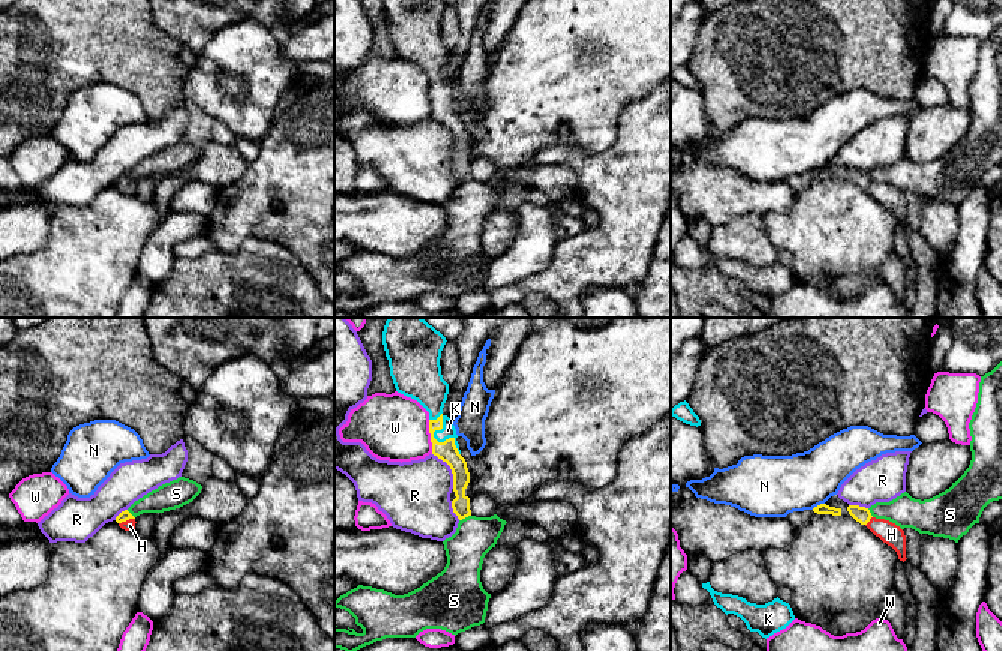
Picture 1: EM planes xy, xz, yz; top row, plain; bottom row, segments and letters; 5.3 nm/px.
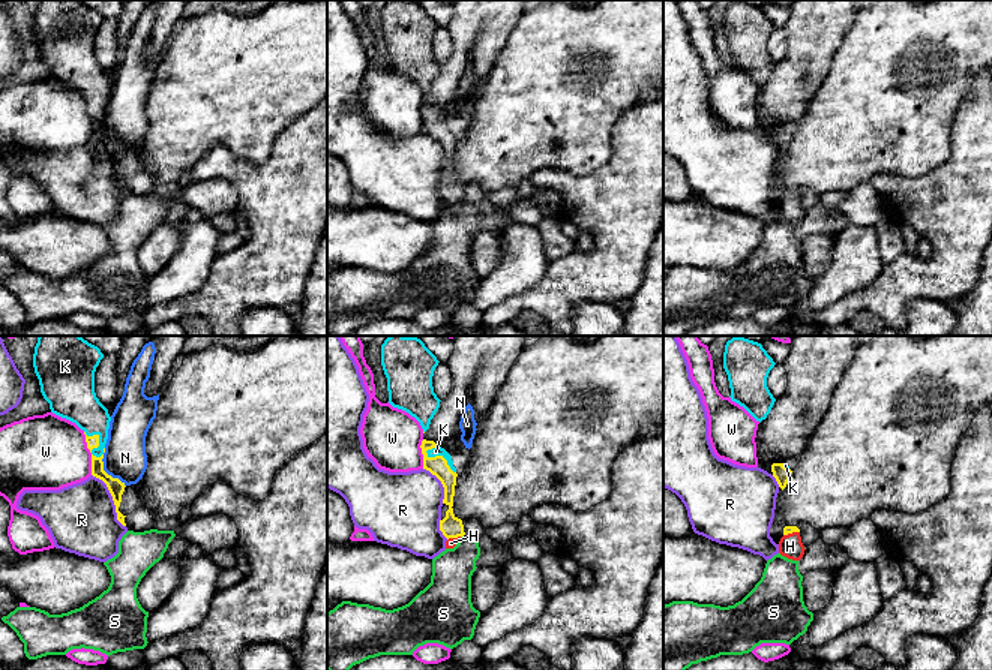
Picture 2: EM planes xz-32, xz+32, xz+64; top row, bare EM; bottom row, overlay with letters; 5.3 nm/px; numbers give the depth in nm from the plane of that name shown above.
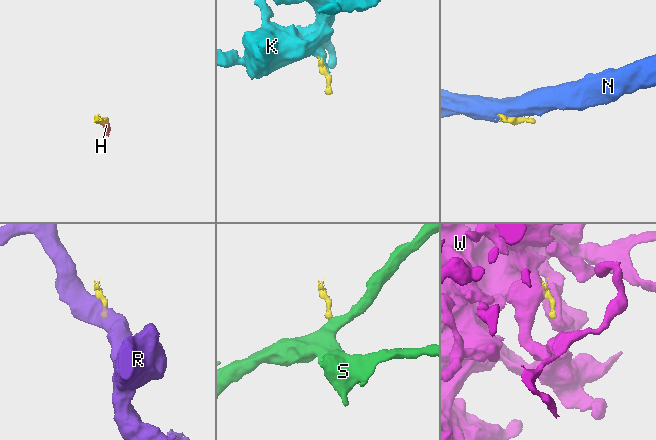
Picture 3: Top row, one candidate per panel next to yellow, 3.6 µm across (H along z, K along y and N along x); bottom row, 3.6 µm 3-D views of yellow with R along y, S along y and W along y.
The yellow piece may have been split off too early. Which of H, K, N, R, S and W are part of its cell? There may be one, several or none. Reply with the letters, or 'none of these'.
H, K

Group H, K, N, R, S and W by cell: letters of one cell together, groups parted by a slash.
H K / N / R / S / W

